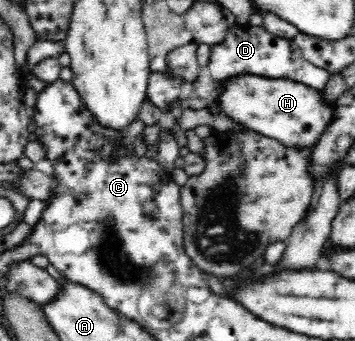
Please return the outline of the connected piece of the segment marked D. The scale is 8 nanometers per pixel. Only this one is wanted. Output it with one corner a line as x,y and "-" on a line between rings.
230,26
222,43
215,47
210,45
207,66
215,82
244,74
258,74
267,78
289,79
320,91
324,90
332,75
327,69
316,67
313,63
304,59
294,40
273,36
262,26
248,26
247,29

